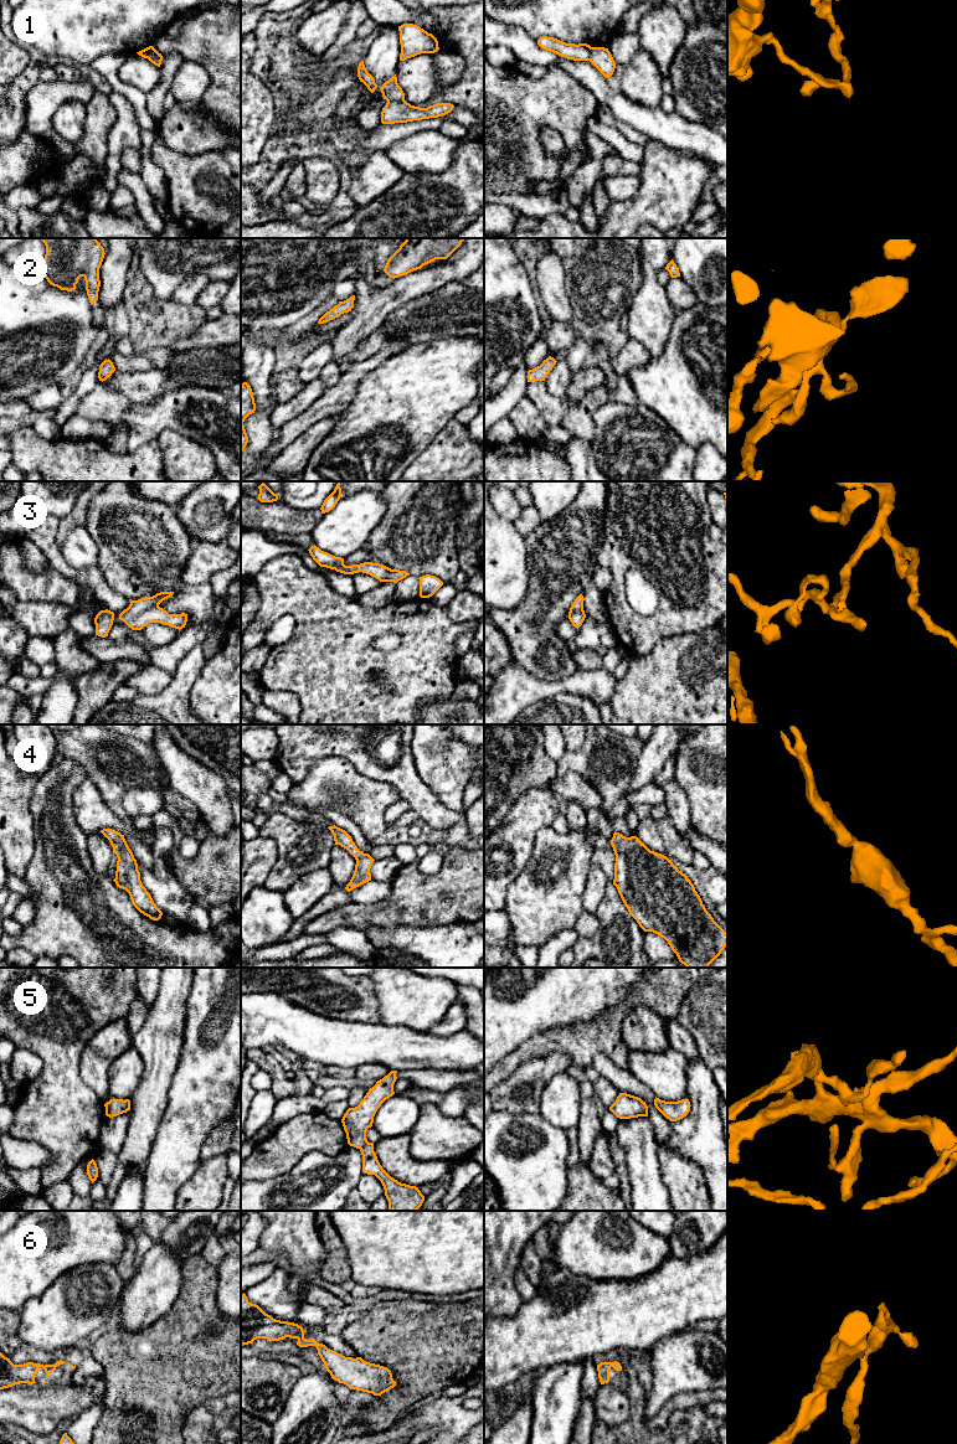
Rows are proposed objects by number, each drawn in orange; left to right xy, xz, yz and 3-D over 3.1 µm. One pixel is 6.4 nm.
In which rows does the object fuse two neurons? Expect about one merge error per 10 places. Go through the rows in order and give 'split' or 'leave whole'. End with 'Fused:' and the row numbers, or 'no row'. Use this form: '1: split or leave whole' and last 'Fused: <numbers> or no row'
1: split
2: leave whole
3: leave whole
4: leave whole
5: leave whole
6: leave whole
Fused: 1

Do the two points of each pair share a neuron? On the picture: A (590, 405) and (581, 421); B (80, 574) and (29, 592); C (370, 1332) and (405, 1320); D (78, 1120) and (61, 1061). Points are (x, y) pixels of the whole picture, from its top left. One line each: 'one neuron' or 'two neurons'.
A: one neuron
B: two neurons
C: one neuron
D: one neuron

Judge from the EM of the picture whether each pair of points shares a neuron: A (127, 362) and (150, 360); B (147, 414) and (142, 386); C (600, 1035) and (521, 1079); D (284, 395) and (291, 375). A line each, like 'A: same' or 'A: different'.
A: same
B: different
C: different
D: same

